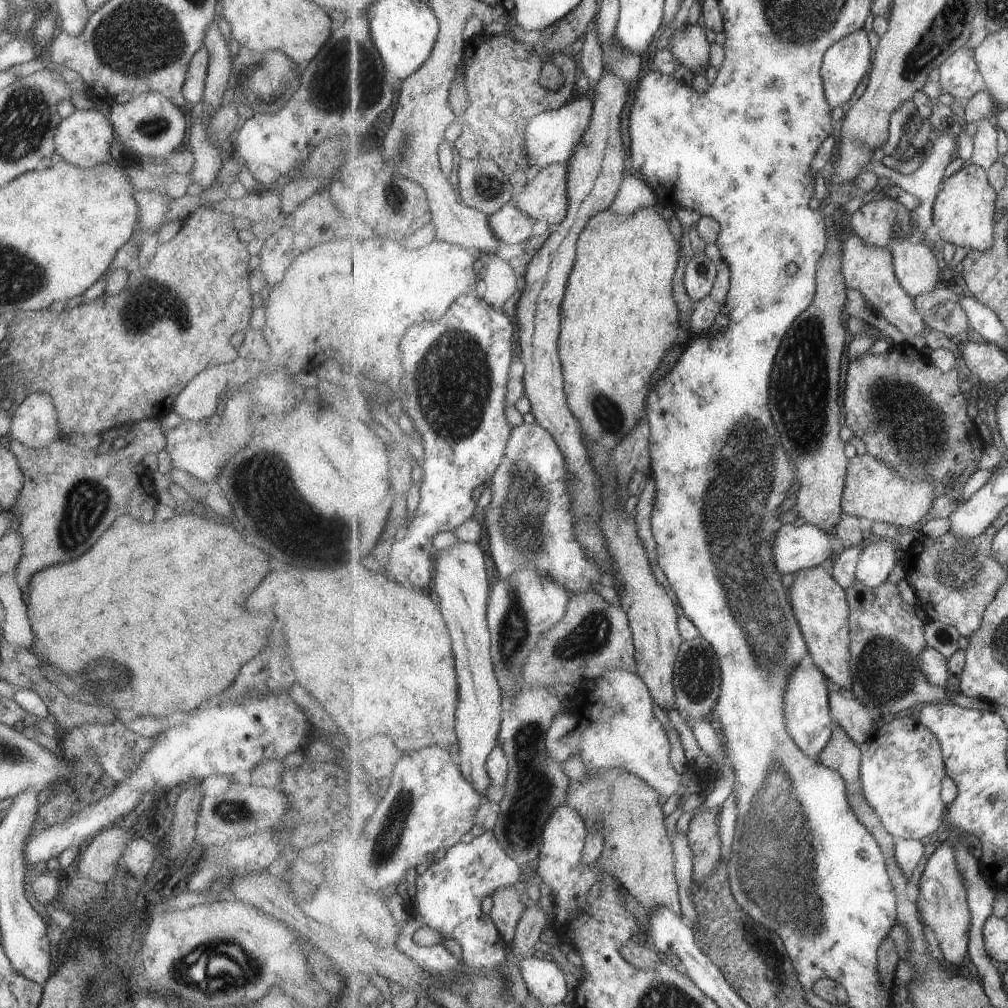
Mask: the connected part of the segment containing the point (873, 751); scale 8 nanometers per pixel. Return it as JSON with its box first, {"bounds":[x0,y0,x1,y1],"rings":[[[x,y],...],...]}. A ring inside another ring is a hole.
{"bounds":[862,713,948,840],"rings":[[[909,713],[897,716],[888,724],[875,730],[863,746],[862,784],[868,802],[875,808],[885,829],[898,839],[921,840],[941,828],[945,822],[948,803],[942,800],[942,785],[946,774],[943,750],[937,736]]]}

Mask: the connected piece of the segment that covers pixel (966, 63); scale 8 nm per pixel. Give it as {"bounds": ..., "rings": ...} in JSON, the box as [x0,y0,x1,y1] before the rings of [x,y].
{"bounds":[940,48,986,107],"rings":[[[961,48],[947,58],[941,68],[940,85],[965,107],[979,91],[985,90],[986,82],[975,60],[976,48]]]}

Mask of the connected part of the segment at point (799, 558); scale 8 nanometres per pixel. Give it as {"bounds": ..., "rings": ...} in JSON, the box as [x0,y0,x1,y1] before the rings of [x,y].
{"bounds":[775,520,842,574],"rings":[[[800,520],[793,524],[785,524],[779,528],[777,538],[775,538],[775,564],[781,574],[797,574],[801,570],[815,568],[823,565],[823,561],[830,556],[837,555],[842,550],[841,538],[835,532],[825,532],[823,528],[812,523],[804,523]]]}

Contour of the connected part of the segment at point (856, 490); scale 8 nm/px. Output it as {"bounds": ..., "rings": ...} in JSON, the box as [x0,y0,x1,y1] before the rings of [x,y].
{"bounds":[842,452,937,529],"rings":[[[867,452],[850,459],[842,509],[846,514],[859,516],[861,519],[887,522],[899,528],[910,529],[925,514],[929,514],[936,498],[937,486],[929,478],[905,478],[905,474],[896,472],[887,460],[876,458]]]}

